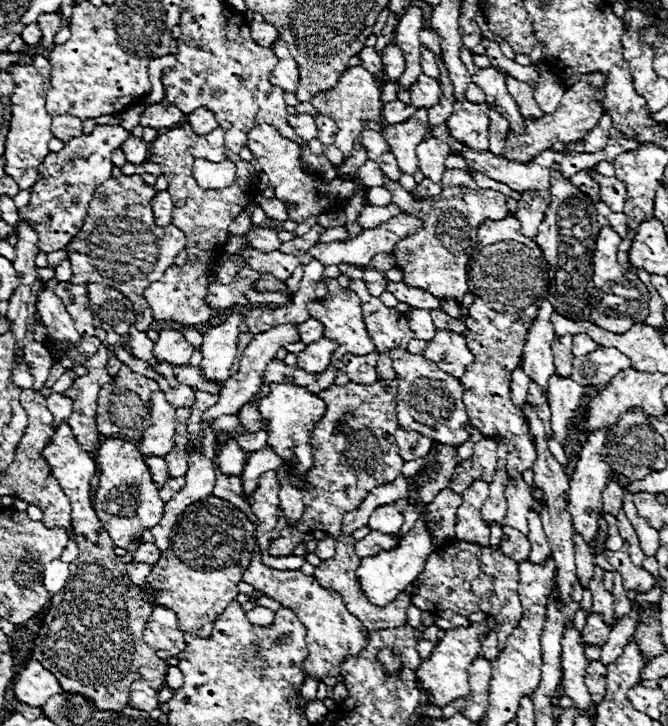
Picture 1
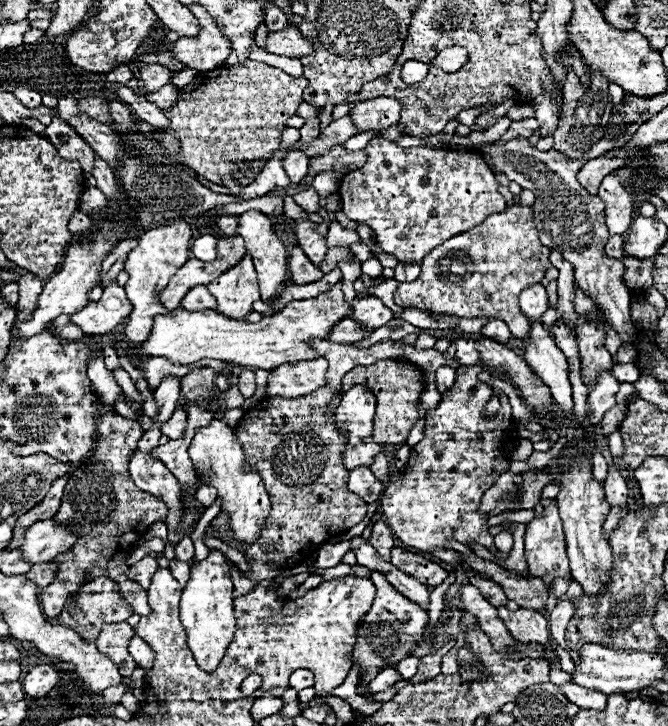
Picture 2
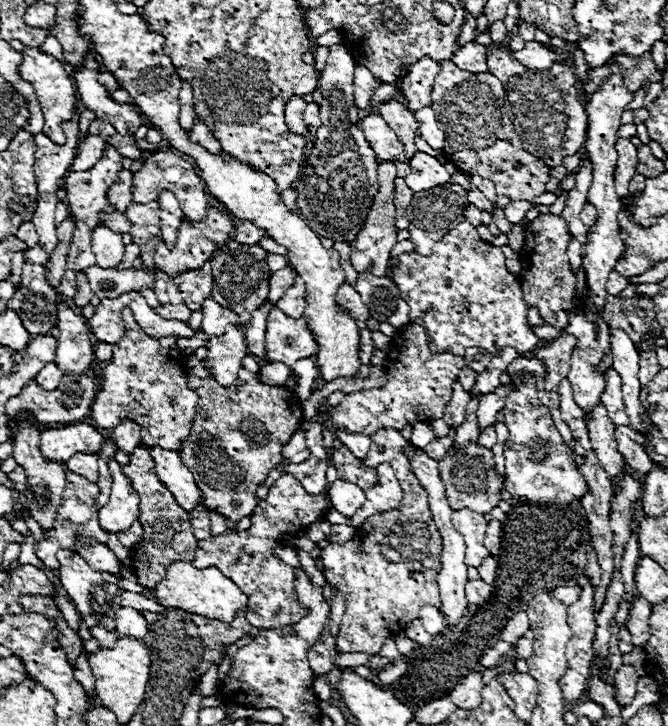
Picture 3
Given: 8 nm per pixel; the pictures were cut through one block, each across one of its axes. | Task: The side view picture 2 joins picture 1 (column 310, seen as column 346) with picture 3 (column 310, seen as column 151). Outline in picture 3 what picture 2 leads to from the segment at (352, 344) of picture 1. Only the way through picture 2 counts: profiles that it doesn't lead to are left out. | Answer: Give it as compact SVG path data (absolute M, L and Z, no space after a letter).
M280 308L268 312L266 324L266 358L270 362L284 362L292 366L300 358L310 358L318 352L304 318L290 318Z

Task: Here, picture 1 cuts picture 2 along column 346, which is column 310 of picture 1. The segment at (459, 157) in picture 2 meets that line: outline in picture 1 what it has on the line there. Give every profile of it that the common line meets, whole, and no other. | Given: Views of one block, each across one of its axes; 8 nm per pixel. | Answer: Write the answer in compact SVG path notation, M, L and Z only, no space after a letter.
M260 124L260 126L254 126L250 130L248 148L252 150L254 158L260 162L262 172L268 176L270 188L274 190L274 196L278 200L282 200L284 204L288 204L288 218L292 218L298 224L308 220L310 216L318 216L322 212L328 212L328 210L336 208L338 196L350 198L354 194L354 190L368 190L366 186L362 186L356 180L342 180L338 176L332 182L326 182L320 176L306 174L304 168L302 168L302 160L300 160L300 152L302 152L300 146L282 138L276 132L276 128L272 128L268 124Z

